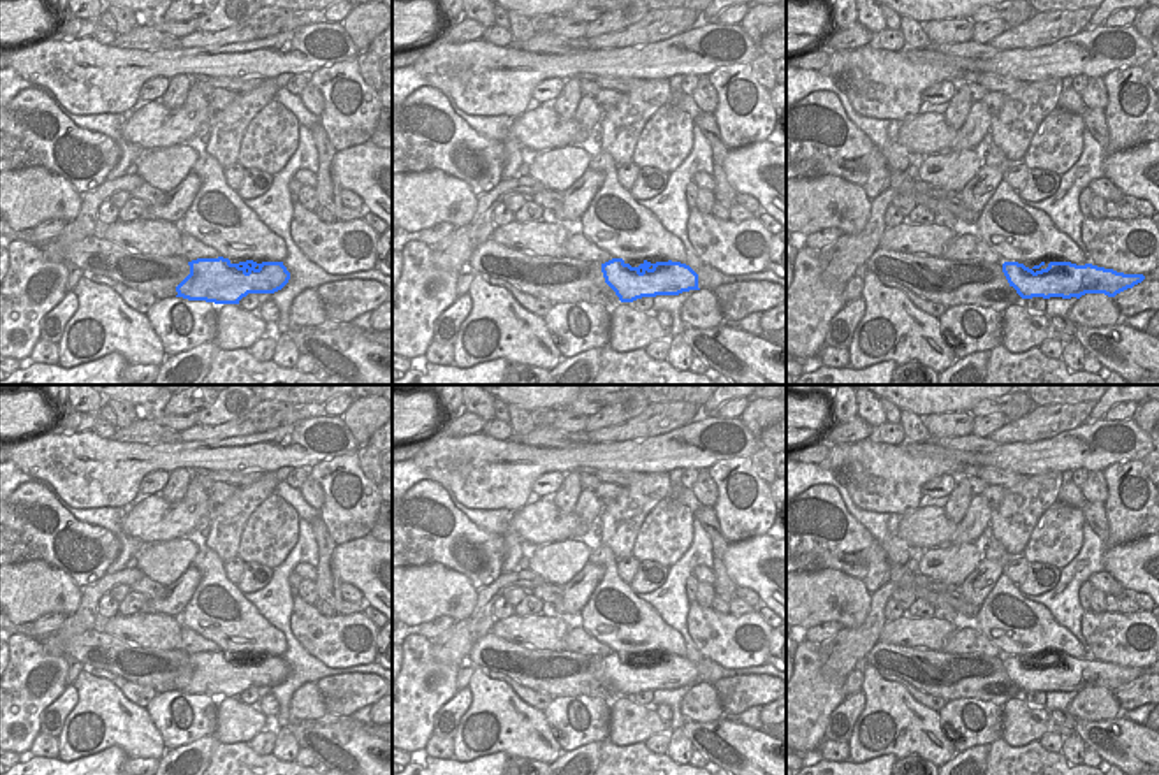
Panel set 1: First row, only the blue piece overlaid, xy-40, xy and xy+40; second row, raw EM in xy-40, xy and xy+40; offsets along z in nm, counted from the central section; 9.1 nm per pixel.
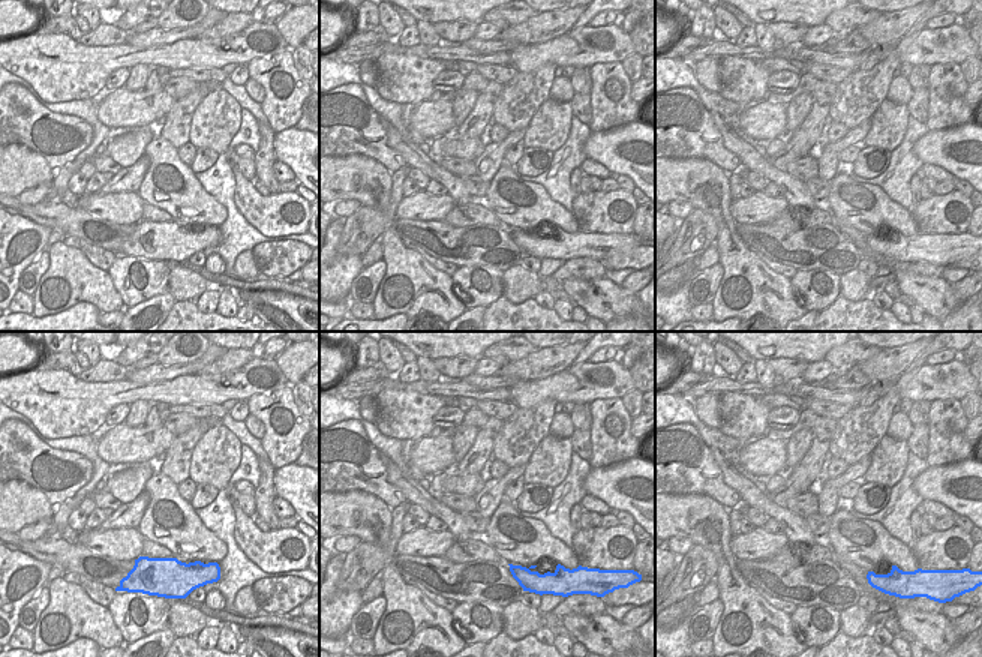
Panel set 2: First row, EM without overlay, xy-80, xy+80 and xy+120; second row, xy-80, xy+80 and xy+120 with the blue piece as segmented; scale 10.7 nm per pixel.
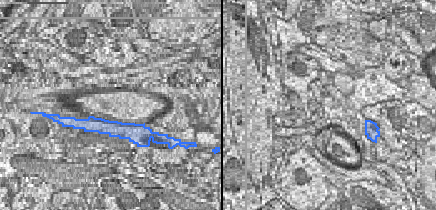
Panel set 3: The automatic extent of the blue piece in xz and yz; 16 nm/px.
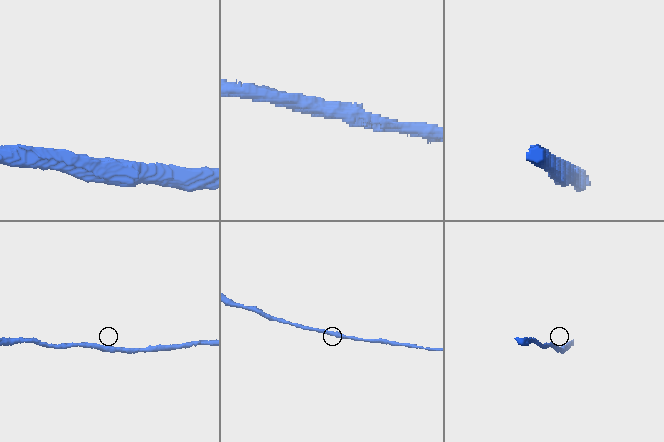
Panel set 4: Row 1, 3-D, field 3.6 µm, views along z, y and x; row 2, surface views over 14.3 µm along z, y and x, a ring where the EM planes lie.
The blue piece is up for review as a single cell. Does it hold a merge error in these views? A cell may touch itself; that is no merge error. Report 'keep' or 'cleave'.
keep

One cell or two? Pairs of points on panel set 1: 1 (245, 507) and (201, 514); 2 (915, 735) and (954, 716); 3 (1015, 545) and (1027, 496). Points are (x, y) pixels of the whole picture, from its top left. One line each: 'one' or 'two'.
1: two
2: two
3: one

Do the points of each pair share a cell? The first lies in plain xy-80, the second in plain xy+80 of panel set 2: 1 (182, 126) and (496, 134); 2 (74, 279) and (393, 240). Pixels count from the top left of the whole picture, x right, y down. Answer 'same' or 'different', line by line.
1: different
2: same

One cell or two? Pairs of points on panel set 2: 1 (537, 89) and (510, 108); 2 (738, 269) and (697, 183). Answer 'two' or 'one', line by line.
1: one
2: one

